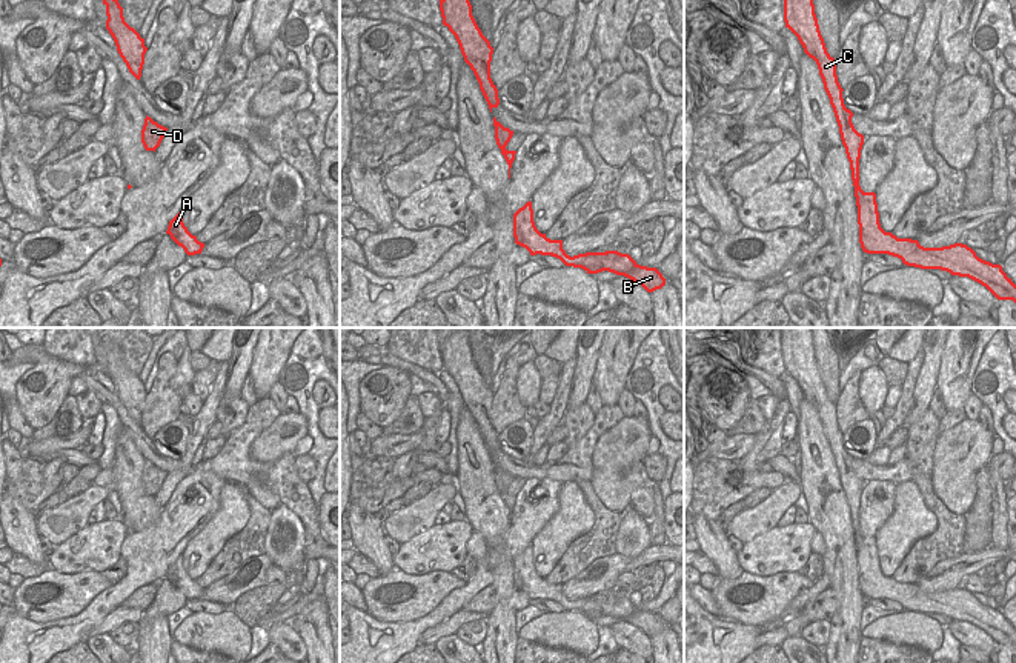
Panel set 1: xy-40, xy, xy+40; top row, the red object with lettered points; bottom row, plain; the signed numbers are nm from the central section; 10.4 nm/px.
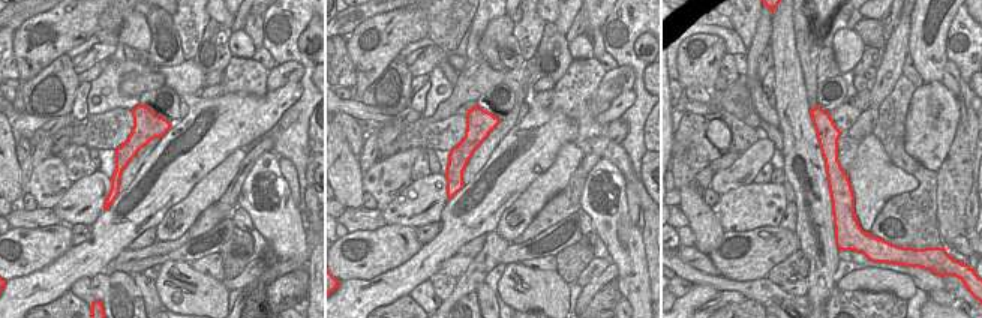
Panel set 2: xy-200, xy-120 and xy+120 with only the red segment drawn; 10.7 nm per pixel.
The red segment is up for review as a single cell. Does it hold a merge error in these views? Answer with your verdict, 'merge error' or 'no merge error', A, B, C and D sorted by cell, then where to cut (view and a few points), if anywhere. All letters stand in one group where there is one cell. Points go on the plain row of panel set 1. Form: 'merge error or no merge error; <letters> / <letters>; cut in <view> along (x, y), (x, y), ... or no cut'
merge error; A B C / D; cut in xy along (495, 482), (500, 493)

